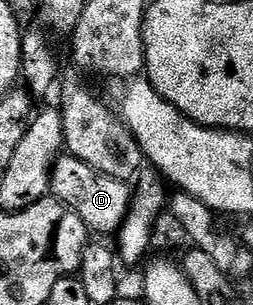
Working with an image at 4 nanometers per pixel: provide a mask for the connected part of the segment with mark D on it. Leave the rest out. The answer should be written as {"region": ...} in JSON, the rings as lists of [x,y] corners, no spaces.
{"region":[[[61,154],[51,167],[50,195],[61,201],[66,208],[73,209],[92,233],[111,232],[115,234],[122,226],[127,211],[131,209],[133,188],[126,180],[118,180],[109,174],[101,174],[93,170],[93,166],[81,162],[75,156]]]}

